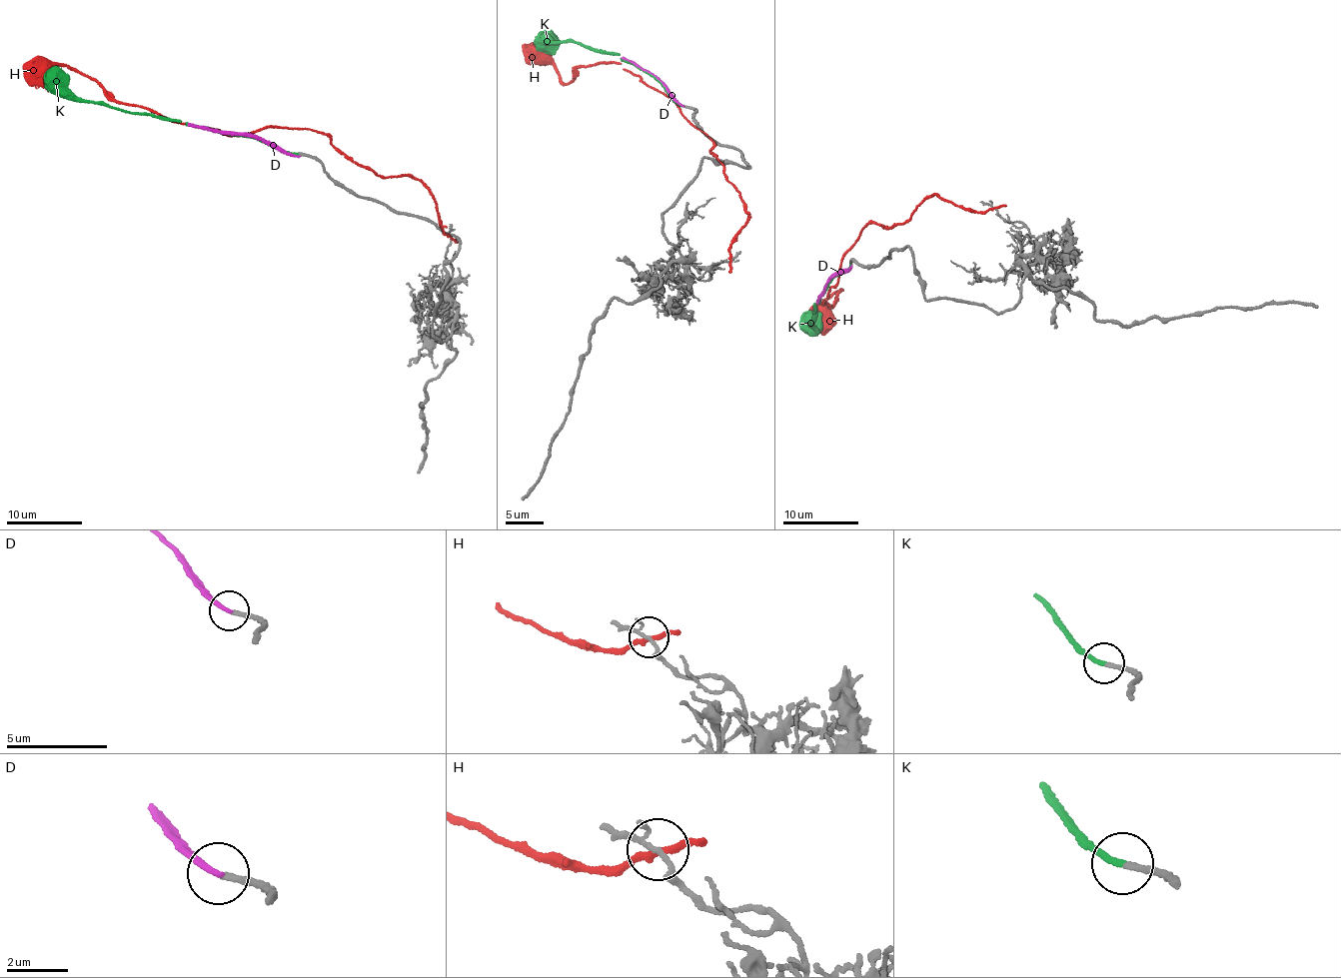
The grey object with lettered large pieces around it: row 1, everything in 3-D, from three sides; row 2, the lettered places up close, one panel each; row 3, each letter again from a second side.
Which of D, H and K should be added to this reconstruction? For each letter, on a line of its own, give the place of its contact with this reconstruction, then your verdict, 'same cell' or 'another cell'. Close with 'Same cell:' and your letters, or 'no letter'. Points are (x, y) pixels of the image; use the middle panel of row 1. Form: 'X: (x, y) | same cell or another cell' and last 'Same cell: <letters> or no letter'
D: (683, 106) | another cell
H: (730, 261) | another cell
K: (683, 106) | same cell
Same cell: K

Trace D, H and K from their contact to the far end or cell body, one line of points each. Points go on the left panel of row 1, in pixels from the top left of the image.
D: (298, 155), (260, 139), (220, 134), (187, 124)
H: (451, 236), (428, 187), (367, 168), (323, 132), (178, 124), (58, 63), (26, 83)
K: (297, 153), (276, 148), (261, 139), (228, 136), (191, 126), (181, 121), (84, 102), (49, 76), (48, 69)

